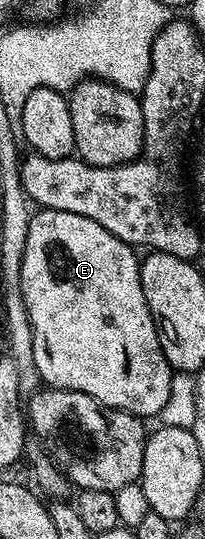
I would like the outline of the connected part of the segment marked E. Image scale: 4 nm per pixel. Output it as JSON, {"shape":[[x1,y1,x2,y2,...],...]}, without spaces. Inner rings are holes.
{"shape":[[38,210,27,229,20,293,30,317,34,365,42,384,87,393,105,407,119,407,138,417,157,417,167,403,174,372,165,360,157,336,157,320,149,312,136,253,130,244,103,229,103,225,79,213]]}

